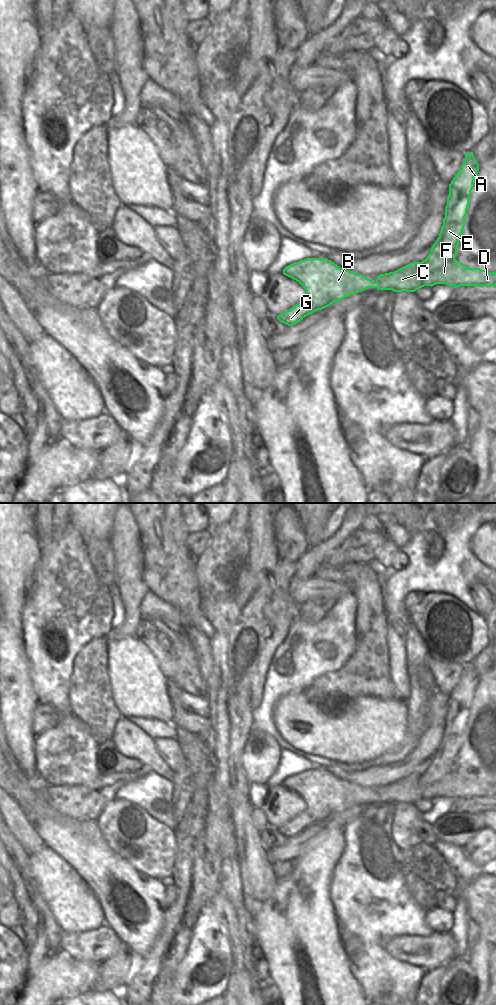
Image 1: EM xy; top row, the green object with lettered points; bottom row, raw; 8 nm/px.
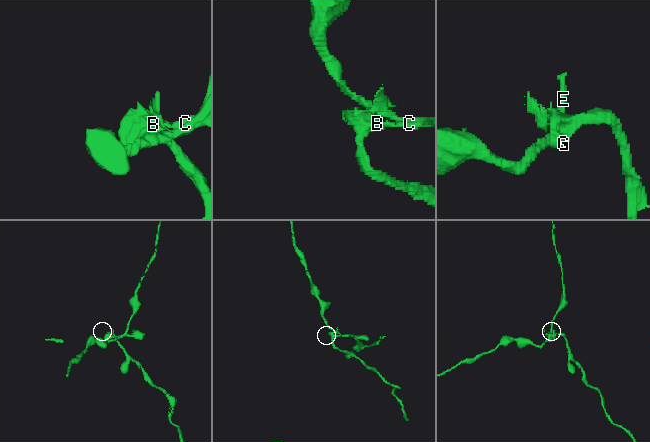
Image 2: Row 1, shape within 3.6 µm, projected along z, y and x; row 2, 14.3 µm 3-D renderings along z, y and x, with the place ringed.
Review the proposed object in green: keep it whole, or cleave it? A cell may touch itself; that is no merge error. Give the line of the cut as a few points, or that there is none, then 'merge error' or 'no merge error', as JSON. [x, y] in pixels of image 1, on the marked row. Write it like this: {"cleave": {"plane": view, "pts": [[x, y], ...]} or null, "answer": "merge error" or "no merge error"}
{"cleave": {"plane": "xy", "pts": [[375, 282], [377, 287]]}, "answer": "merge error"}

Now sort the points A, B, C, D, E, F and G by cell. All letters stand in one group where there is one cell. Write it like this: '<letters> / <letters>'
A C D E F / B G

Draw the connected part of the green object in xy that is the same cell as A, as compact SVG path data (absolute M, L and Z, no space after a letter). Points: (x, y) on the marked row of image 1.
M473 152L465 154L465 161L461 165L461 169L449 184L449 195L443 225L429 255L422 262L411 262L394 272L380 274L376 279L377 290L415 292L424 286L432 287L436 284L446 284L455 288L460 286L496 286L496 272L488 272L480 268L468 268L455 259L457 247L465 227L465 217L469 207L473 183L478 171L479 164Z

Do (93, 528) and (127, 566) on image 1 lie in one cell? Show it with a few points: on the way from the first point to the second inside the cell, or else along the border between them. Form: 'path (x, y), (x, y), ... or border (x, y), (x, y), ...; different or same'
border (115, 514), (112, 520), (110, 539); different

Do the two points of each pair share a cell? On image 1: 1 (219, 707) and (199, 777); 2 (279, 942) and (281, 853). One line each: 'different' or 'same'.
1: different
2: different

